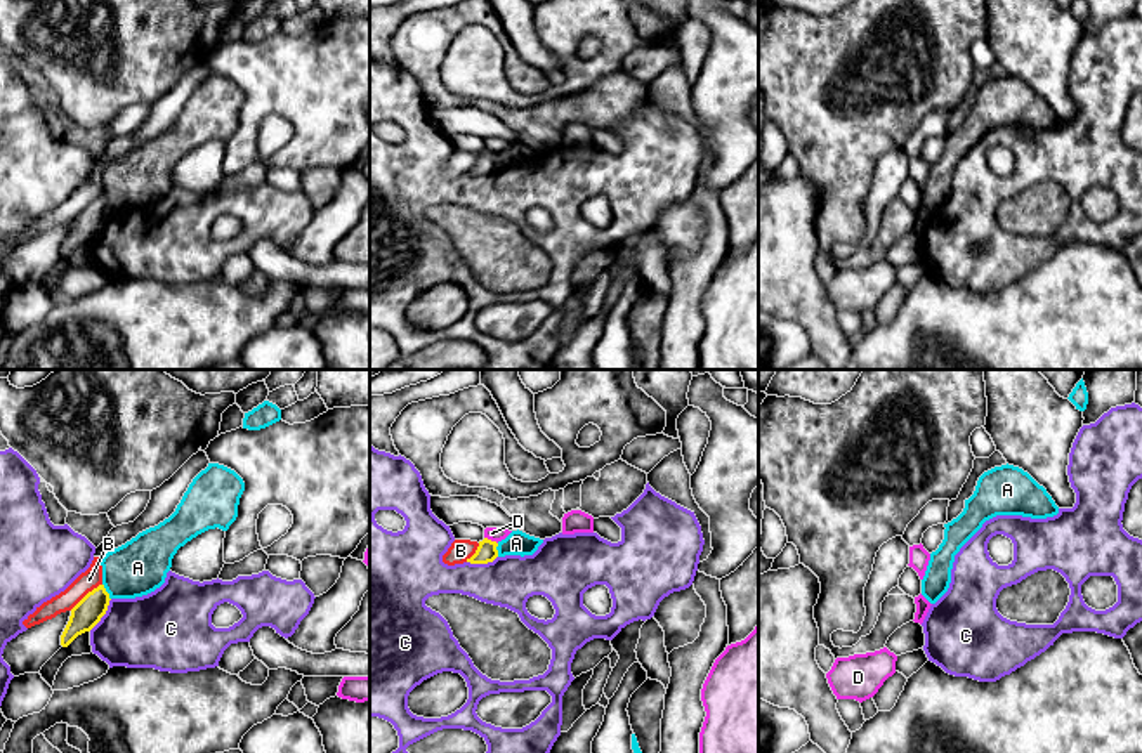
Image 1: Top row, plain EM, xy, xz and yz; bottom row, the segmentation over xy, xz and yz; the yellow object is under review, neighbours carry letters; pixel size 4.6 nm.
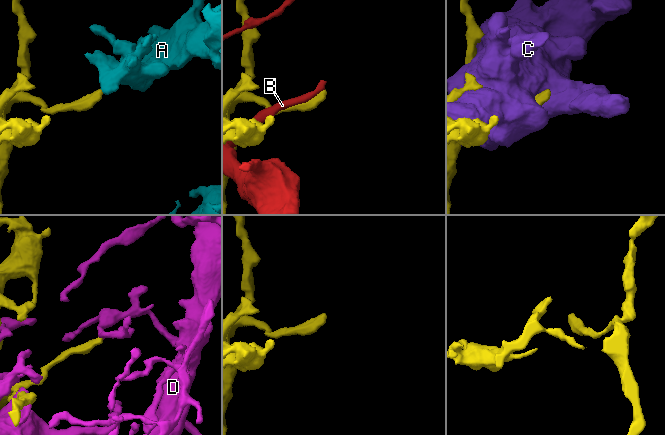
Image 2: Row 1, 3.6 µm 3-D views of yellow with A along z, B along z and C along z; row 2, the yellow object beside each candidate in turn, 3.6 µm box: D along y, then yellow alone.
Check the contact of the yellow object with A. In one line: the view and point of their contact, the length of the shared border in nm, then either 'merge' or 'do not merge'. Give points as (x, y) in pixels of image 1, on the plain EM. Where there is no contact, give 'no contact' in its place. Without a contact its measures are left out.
meets yellow in xy at (106, 203); contact 90 nm long; do not merge

